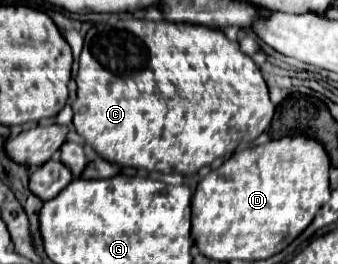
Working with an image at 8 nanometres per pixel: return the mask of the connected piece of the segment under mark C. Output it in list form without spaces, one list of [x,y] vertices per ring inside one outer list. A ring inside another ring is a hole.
[[[108,17],[108,19],[104,19],[104,21],[98,21],[98,23],[88,31],[88,35],[86,35],[84,49],[82,49],[82,53],[80,53],[80,69],[78,69],[78,75],[76,75],[76,83],[78,83],[78,99],[74,101],[72,109],[74,109],[74,127],[76,127],[78,135],[80,135],[100,157],[104,157],[104,159],[110,161],[110,163],[120,163],[120,165],[126,165],[126,167],[136,167],[136,169],[146,169],[146,171],[158,171],[158,173],[176,173],[176,171],[180,171],[180,175],[194,175],[198,169],[202,169],[204,165],[210,165],[210,163],[216,161],[218,157],[224,157],[226,153],[232,153],[236,147],[254,141],[254,139],[270,125],[272,115],[274,115],[274,105],[272,105],[272,101],[270,101],[270,97],[268,97],[266,81],[264,81],[260,69],[256,67],[256,63],[250,61],[250,57],[240,51],[238,43],[236,43],[236,41],[230,41],[220,29],[212,29],[212,27],[204,27],[204,25],[194,25],[194,23],[172,23],[172,21],[158,21],[158,23],[154,23],[154,21],[146,21],[146,19],[116,19],[116,17]],[[254,127],[258,127],[256,135],[254,135],[254,131],[252,131]]]

